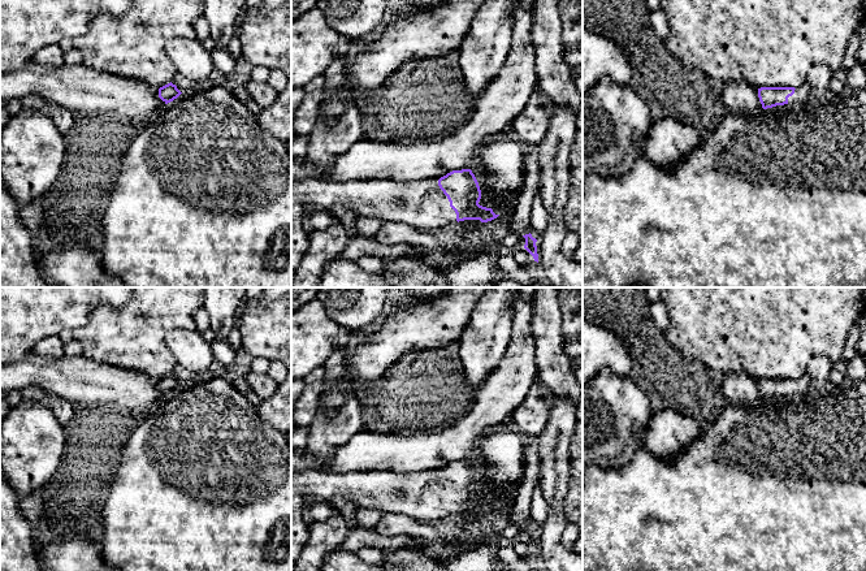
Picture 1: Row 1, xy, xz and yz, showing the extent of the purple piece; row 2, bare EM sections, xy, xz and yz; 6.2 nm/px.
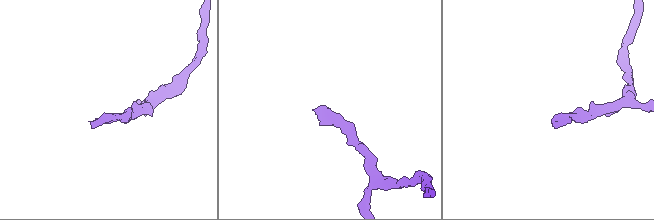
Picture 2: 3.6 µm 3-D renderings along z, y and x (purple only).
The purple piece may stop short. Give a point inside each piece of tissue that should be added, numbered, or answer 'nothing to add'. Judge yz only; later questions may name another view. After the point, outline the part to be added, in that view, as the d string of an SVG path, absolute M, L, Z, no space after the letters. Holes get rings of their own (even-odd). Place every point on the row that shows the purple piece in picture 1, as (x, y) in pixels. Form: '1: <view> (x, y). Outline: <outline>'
1: yz (801, 94). Outline: M805 82L802 86L796 87L794 94L788 98L788 104L802 104L809 99L811 88Z

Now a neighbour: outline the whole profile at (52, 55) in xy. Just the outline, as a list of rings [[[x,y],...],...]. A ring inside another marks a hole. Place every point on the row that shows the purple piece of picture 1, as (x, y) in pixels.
[[[51,44],[38,51],[33,61],[39,65],[61,66],[64,65],[64,53],[59,44]]]

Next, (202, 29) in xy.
[[[203,16],[195,21],[194,29],[195,29],[195,39],[199,42],[203,42],[211,36],[211,27]]]

